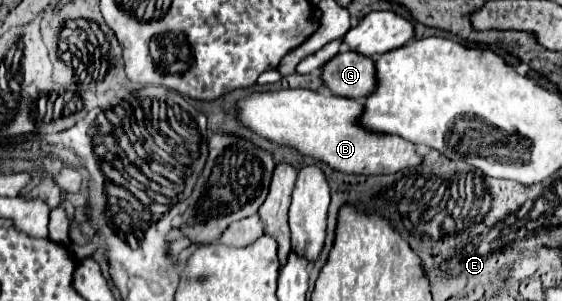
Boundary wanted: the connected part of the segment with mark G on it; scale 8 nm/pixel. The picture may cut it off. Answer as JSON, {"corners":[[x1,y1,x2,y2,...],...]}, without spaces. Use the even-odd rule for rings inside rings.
{"corners":[[341,51,321,67,323,85,339,97,363,99,375,89,373,59,353,51]]}

